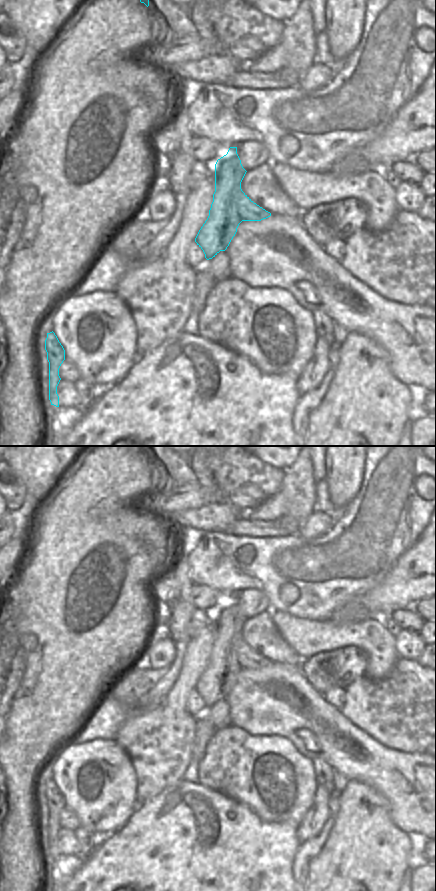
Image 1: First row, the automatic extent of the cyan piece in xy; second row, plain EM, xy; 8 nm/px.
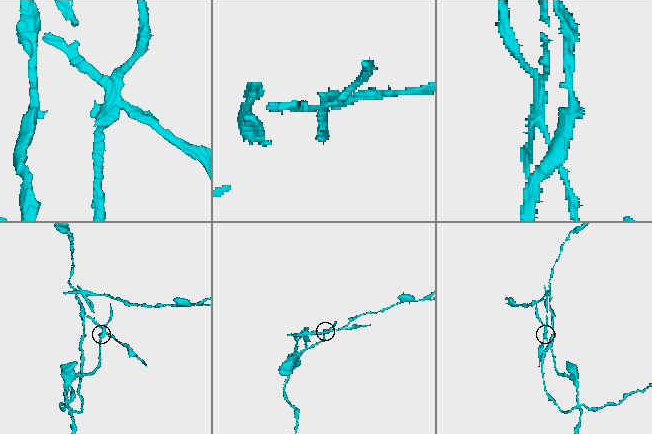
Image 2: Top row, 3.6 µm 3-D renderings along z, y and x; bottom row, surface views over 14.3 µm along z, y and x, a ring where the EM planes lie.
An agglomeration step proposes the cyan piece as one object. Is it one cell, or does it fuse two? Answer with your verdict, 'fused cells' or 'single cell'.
fused cells

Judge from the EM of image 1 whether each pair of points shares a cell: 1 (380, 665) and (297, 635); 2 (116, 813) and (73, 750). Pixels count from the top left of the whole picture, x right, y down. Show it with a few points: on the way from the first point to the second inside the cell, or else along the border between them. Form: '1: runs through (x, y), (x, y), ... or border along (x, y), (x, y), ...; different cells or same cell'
1: runs through (365, 643), (357, 635), (319, 635); same cell
2: runs through (95, 803), (86, 803), (78, 795), (75, 771); same cell

